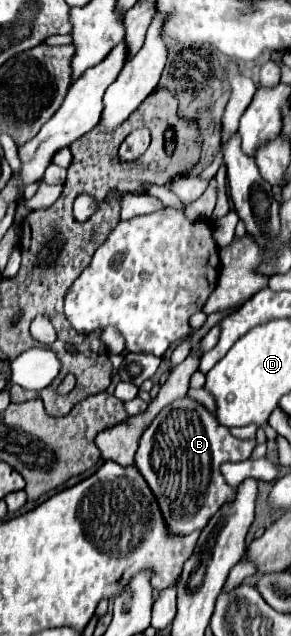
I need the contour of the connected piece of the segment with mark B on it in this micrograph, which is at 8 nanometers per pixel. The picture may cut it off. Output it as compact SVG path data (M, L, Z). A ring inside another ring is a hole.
M182 398L168 404L150 422L140 438L134 466L156 496L168 532L186 536L202 530L224 504L234 502L236 488L226 484L220 466L224 462L248 460L254 448L256 440L234 438L202 404L192 398Z

